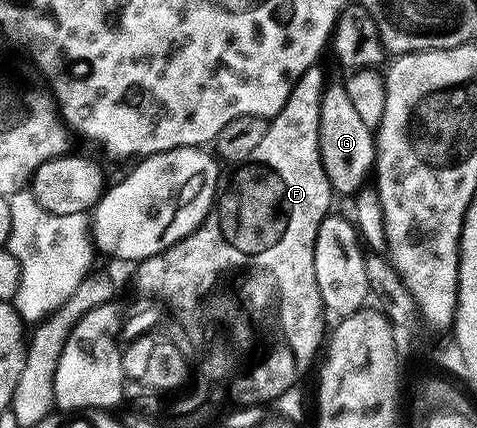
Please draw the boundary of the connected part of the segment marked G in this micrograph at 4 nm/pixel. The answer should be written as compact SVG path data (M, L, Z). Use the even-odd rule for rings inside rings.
M340 81L337 83L329 82L324 88L322 113L320 114L320 160L326 169L326 177L330 181L332 190L337 196L355 196L367 184L364 183L367 179L369 182L376 165L376 141L373 128L366 126L362 117L358 117L354 104L351 103L350 96L346 94L343 82Z

